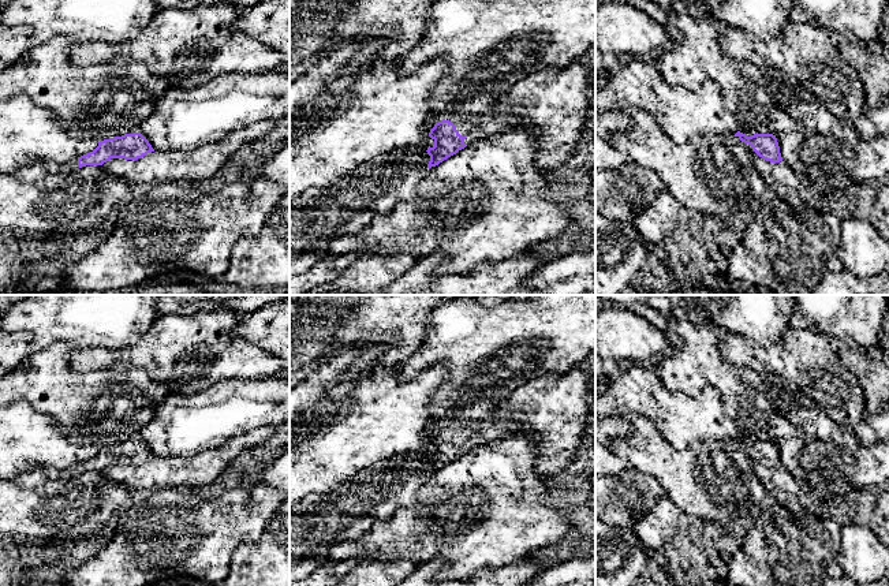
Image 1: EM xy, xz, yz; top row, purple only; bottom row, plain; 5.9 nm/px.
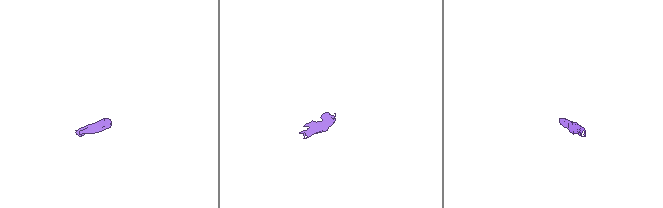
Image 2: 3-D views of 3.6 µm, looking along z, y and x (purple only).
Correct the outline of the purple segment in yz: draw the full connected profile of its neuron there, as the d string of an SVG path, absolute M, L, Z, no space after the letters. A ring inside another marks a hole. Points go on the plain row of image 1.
M737 437L735 440L742 448L748 449L752 456L766 467L780 469L782 467L780 452L776 441L773 440L754 440L747 443L746 440Z

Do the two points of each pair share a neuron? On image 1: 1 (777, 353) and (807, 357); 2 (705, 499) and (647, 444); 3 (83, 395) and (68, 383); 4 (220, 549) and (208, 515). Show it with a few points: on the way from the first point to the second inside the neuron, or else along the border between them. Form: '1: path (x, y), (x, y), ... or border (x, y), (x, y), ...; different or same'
1: path (784, 357), (800, 357); same
2: path (691, 485), (661, 458); same
3: path (79, 394), (73, 387); same
4: path (220, 541), (220, 527), (216, 523); same

